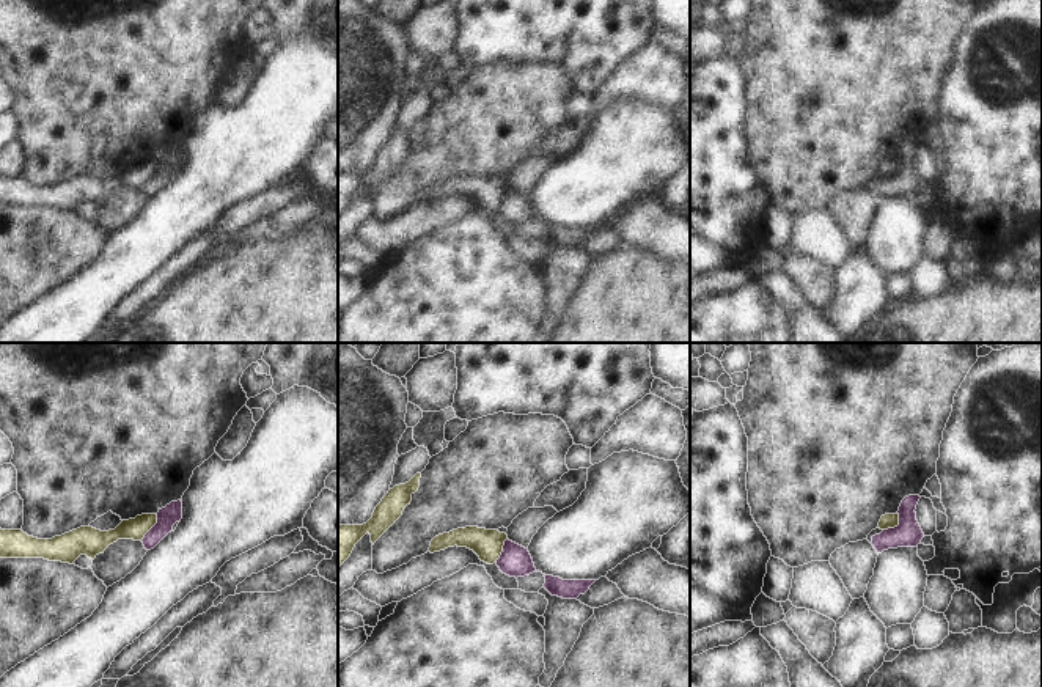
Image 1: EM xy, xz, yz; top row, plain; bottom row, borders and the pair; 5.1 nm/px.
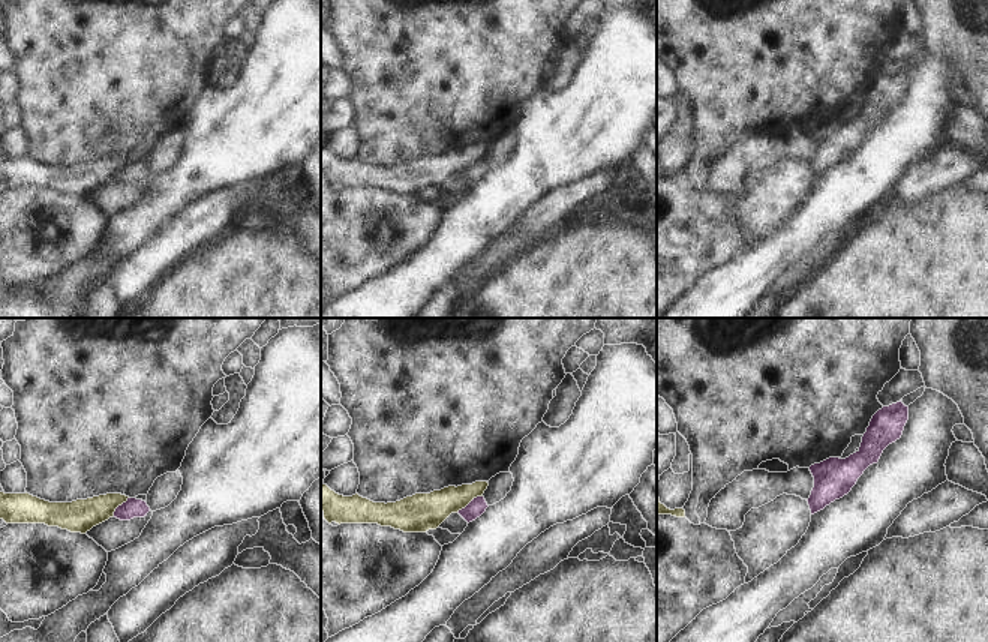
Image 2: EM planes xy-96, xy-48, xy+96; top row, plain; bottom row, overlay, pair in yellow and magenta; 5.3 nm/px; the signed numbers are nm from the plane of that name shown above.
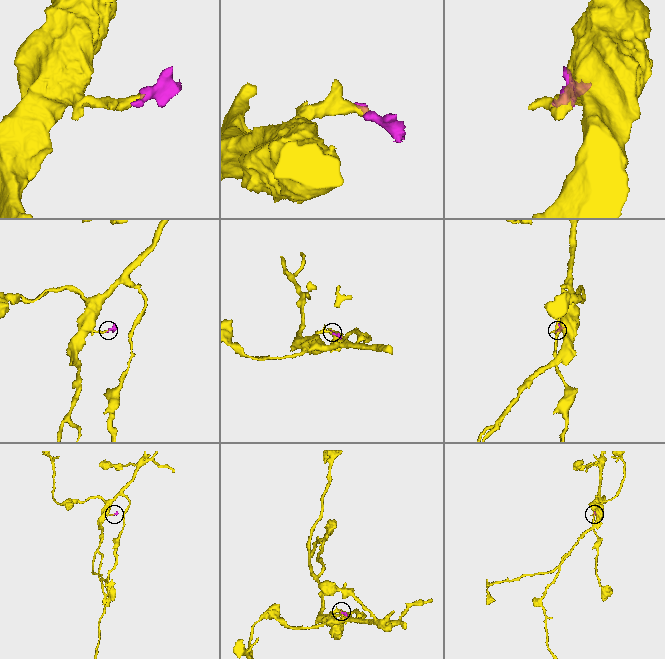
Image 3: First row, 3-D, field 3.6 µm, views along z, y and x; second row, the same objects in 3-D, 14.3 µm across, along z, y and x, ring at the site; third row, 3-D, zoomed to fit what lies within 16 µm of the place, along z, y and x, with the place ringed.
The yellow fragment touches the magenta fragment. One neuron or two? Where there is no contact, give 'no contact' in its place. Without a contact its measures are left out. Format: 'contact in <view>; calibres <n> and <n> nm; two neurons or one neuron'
contact in xy; calibres 110 and 100 nm; two neurons

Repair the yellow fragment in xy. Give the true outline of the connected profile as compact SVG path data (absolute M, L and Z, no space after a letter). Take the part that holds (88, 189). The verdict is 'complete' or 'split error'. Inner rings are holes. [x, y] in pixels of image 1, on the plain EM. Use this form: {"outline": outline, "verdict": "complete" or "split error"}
{"outline": "M157 162L123 168L115 178L80 175L52 187L38 187L22 178L0 176L0 206L44 206L72 212L80 203L94 208L118 187L141 189L157 171Z", "verdict": "complete"}

